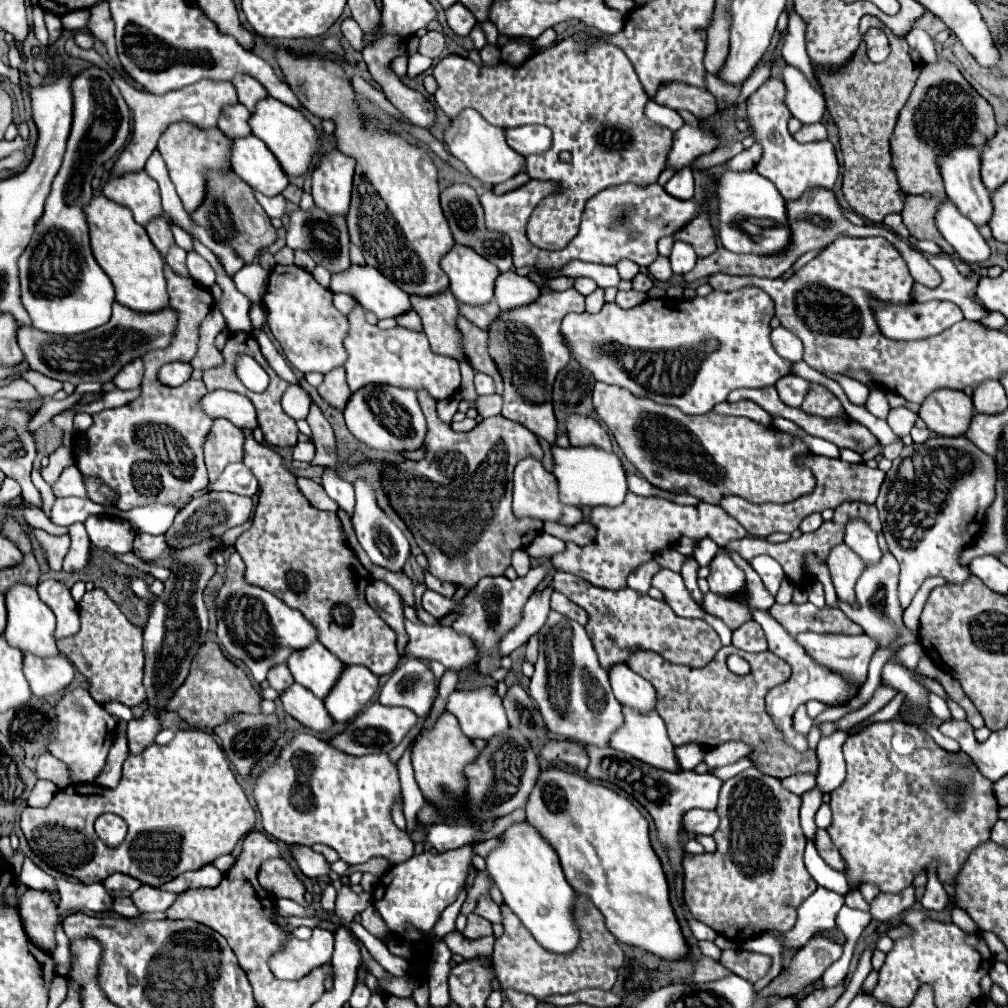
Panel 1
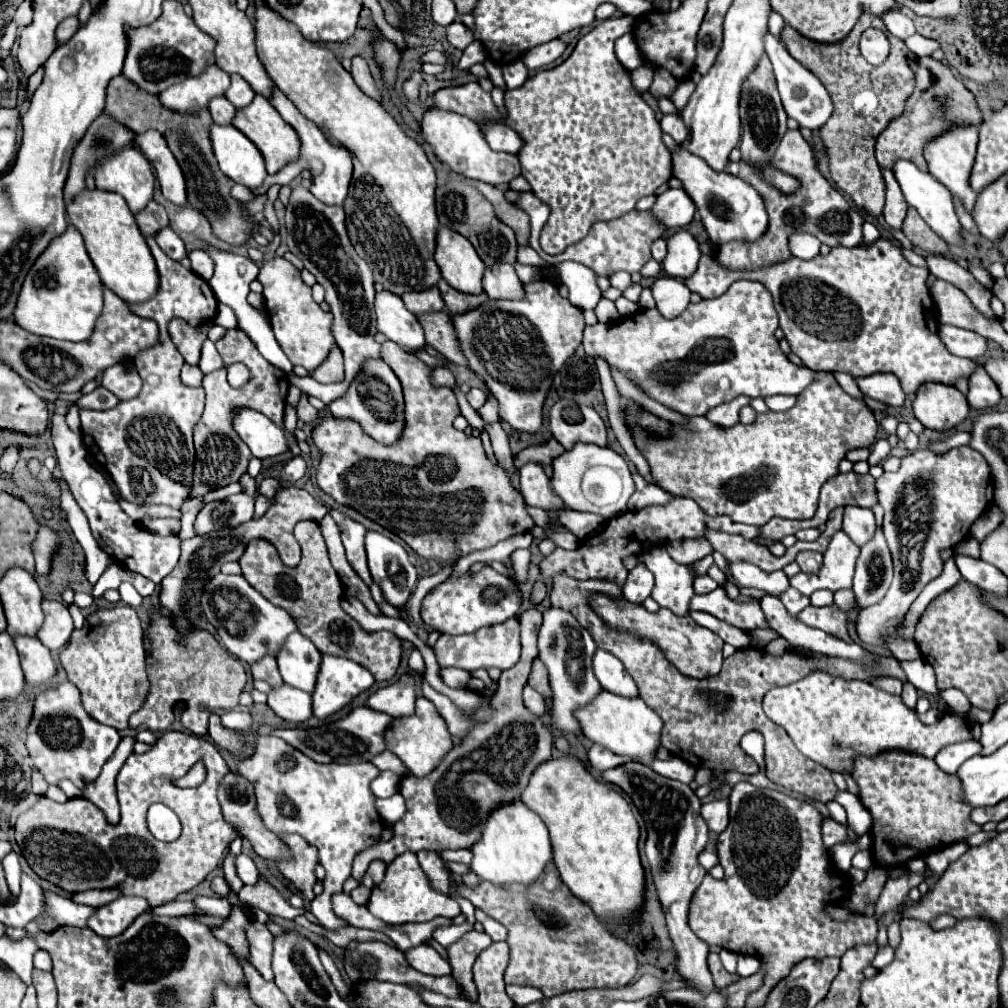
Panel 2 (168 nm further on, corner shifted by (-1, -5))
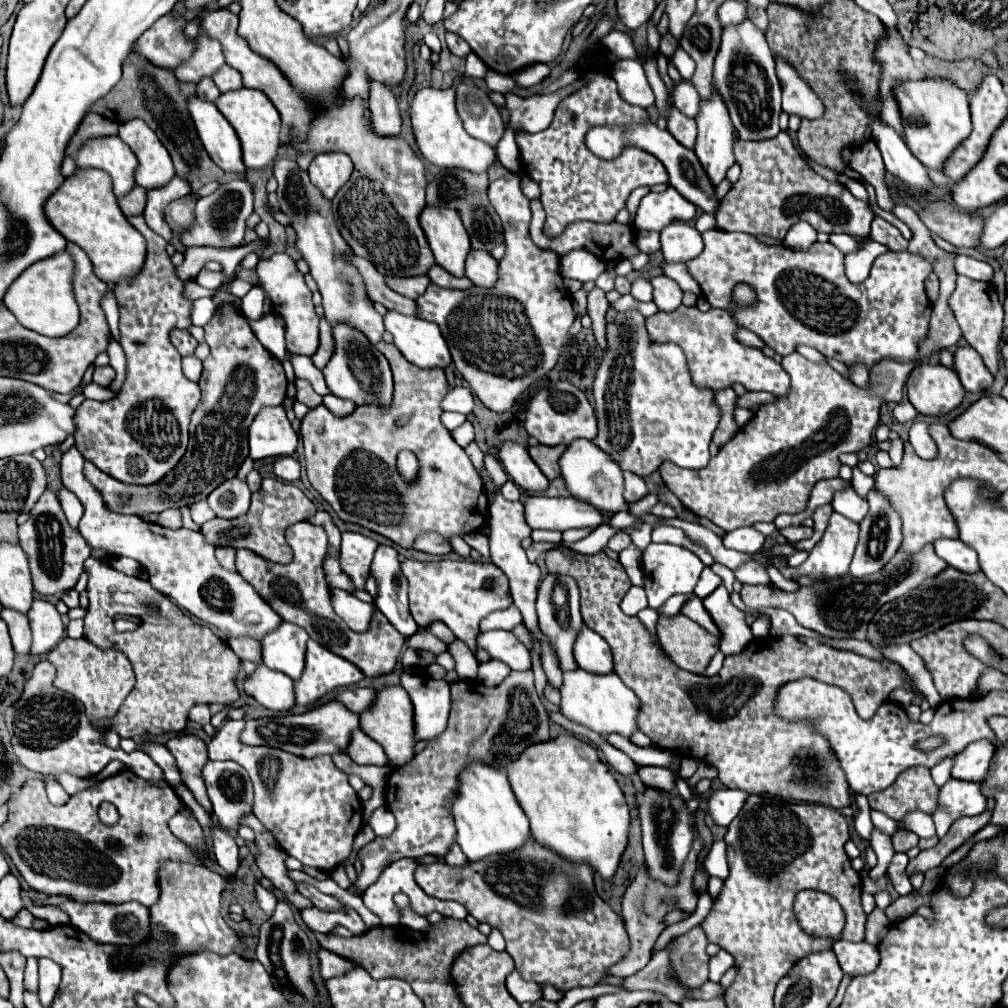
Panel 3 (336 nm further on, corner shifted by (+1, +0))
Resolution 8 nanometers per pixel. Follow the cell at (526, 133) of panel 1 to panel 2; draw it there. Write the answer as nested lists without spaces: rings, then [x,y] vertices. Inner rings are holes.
[[[496,123],[496,125],[484,125],[480,127],[488,145],[494,151],[504,151],[504,153],[518,153],[524,147],[524,141],[520,135],[516,135],[516,131],[512,131],[510,127]]]

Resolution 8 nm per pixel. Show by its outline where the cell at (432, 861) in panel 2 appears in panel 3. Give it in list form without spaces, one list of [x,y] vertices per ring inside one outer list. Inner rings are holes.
[[[534,838],[526,840],[518,852],[488,856],[486,860],[464,864],[464,868],[452,868],[444,862],[420,864],[414,870],[414,880],[432,898],[460,902],[478,922],[486,922],[500,930],[506,940],[506,952],[516,962],[516,970],[526,980],[538,984],[552,984],[564,992],[576,986],[596,986],[606,978],[606,970],[620,962],[630,950],[622,918],[600,900],[594,890],[592,868],[588,864],[570,864],[568,860],[562,860],[562,856],[542,848]]]

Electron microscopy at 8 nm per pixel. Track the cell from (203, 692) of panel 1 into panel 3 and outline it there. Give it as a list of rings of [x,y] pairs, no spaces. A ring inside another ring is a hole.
[[[88,558],[84,564],[84,570],[88,574],[88,612],[84,616],[84,638],[90,640],[92,644],[96,644],[98,648],[106,650],[106,648],[120,648],[120,652],[124,652],[136,672],[136,686],[130,692],[130,696],[124,700],[122,708],[116,712],[114,720],[92,720],[90,724],[100,730],[112,730],[116,732],[120,738],[134,738],[134,736],[158,736],[158,734],[168,734],[168,732],[180,732],[186,726],[188,720],[188,710],[194,704],[234,704],[240,696],[234,678],[240,670],[240,660],[238,656],[230,650],[230,646],[218,638],[208,626],[200,626],[194,624],[192,618],[182,612],[174,602],[170,602],[170,598],[162,596],[162,592],[158,592],[156,588],[152,588],[150,582],[142,580],[142,578],[134,578],[134,576],[126,576],[120,574],[118,570],[114,570],[112,566],[104,564],[98,558]],[[122,614],[130,614],[140,618],[138,630],[132,632],[118,632],[114,628],[114,616],[122,616]]]

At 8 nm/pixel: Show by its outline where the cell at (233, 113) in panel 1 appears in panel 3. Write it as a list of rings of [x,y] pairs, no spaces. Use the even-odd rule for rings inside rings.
[[[212,78],[200,80],[200,82],[196,84],[196,94],[198,94],[200,98],[204,98],[204,100],[210,100],[210,102],[214,102],[214,100],[220,96],[220,92],[218,92],[218,88],[216,88],[216,84],[214,84]]]

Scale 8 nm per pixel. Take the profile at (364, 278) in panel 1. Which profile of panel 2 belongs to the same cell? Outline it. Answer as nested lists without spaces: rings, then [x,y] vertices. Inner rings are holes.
[[[384,291],[376,293],[374,309],[378,317],[378,331],[382,331],[390,341],[396,341],[404,351],[416,351],[424,349],[424,331],[422,325],[416,321],[416,317],[404,307],[404,301]]]

